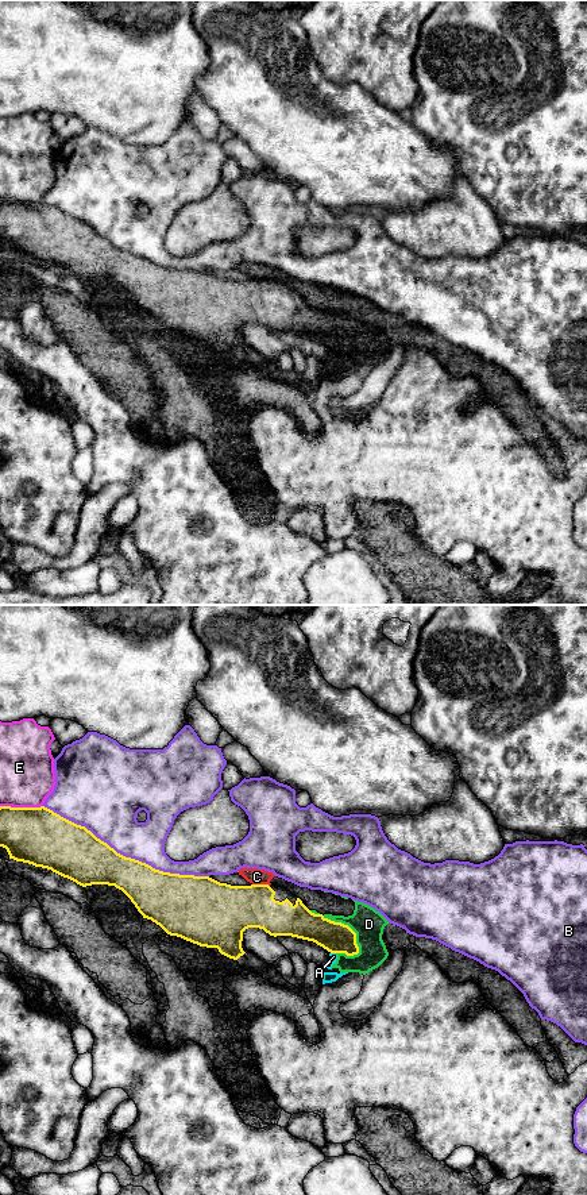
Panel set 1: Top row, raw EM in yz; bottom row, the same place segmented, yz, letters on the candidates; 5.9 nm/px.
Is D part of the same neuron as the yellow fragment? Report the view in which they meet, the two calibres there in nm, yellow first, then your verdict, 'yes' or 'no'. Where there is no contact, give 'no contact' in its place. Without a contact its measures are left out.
yz | 190/190 nm | no

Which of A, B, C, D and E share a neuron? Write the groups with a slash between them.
A C D / B / E

